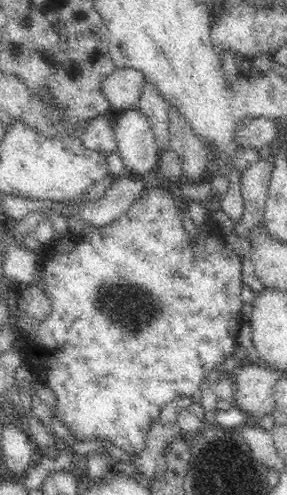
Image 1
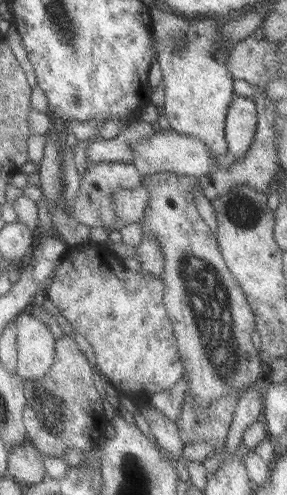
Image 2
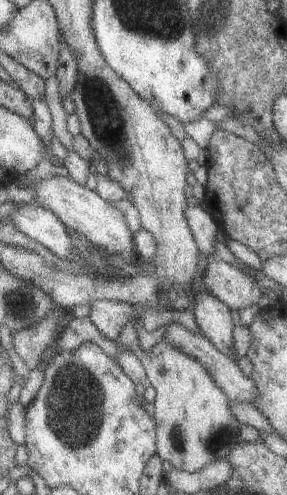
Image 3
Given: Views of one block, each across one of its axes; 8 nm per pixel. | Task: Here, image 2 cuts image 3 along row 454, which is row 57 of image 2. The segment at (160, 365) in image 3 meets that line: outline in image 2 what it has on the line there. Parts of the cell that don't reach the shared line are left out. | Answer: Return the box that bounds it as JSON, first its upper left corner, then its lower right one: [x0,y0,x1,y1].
[149,8,235,158]

